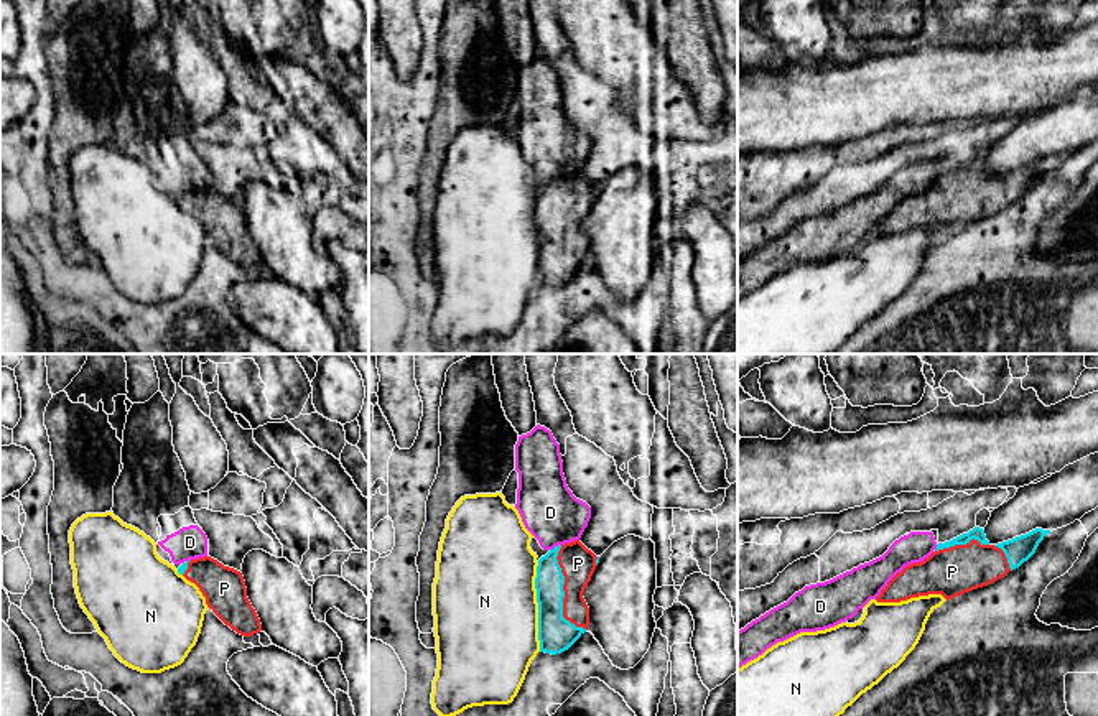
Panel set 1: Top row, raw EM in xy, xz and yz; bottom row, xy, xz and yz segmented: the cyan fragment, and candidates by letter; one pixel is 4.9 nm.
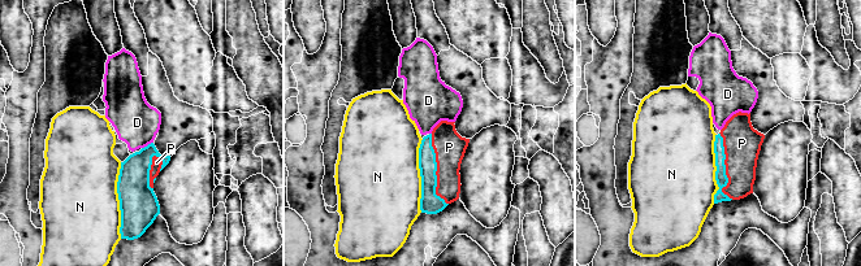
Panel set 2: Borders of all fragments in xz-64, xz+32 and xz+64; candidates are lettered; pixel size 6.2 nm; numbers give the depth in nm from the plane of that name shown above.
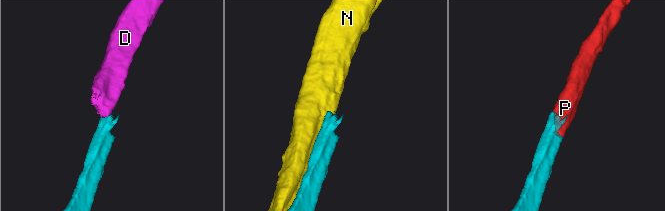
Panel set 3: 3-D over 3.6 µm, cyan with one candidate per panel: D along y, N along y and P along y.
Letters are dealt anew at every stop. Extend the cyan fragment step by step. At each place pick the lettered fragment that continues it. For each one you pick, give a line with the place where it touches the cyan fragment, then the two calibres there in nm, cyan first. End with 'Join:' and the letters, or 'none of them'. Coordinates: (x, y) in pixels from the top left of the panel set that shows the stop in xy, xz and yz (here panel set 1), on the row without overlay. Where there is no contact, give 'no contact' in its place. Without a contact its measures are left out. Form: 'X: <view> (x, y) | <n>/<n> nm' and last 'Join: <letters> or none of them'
P: xz (563, 224) | 170/170 nm
Join: P

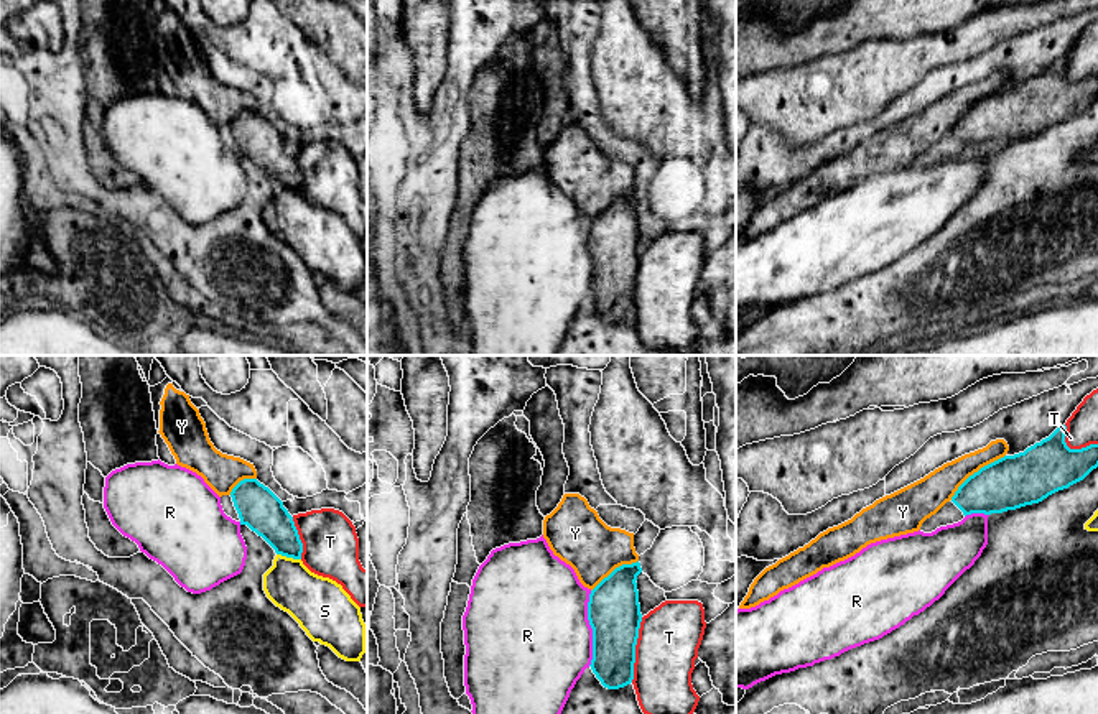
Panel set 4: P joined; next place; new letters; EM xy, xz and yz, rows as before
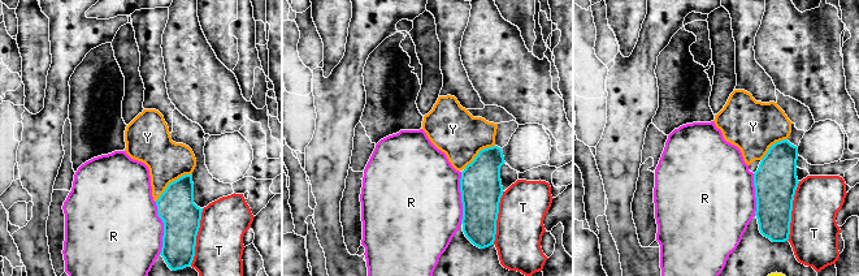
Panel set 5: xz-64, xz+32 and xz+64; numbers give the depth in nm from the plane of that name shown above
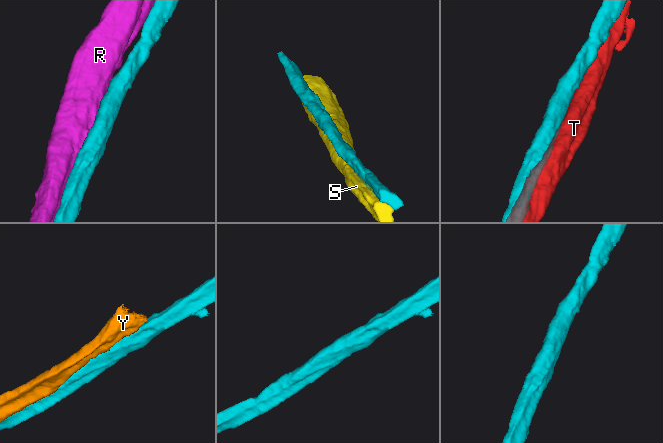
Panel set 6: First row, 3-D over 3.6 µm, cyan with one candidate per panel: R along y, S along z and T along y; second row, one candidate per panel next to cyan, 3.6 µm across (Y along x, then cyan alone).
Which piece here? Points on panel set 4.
Join: none of them

